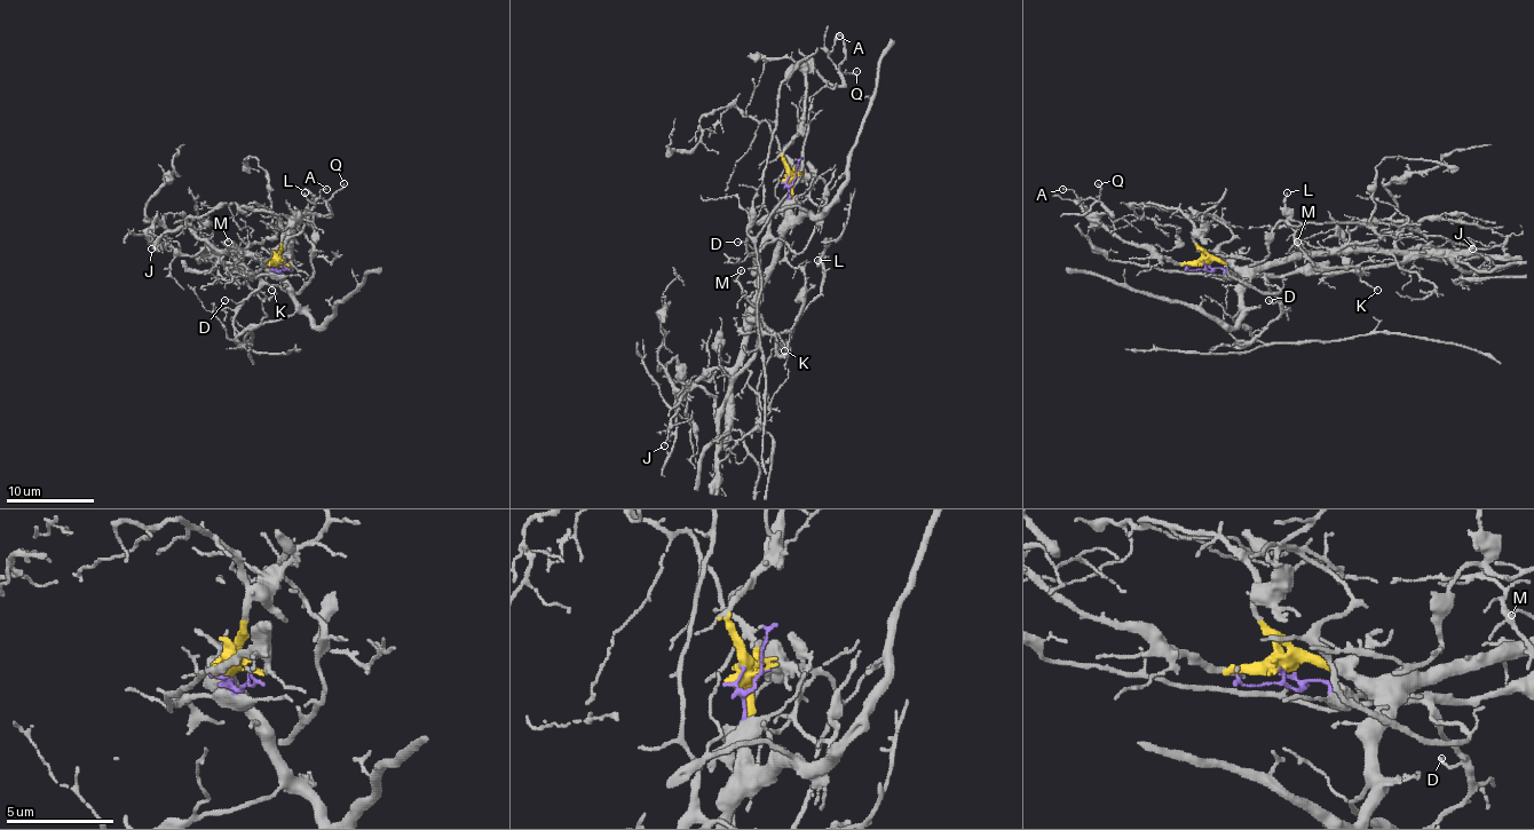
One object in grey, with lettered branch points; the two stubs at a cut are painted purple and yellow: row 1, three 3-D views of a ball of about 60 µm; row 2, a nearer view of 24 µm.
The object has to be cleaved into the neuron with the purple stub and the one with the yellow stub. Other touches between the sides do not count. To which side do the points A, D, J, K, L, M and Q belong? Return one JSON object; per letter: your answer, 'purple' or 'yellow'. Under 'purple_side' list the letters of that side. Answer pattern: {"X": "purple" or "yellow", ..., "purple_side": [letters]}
{"A": "yellow", "D": "purple", "J": "yellow", "K": "purple", "L": "yellow", "M": "yellow", "Q": "yellow", "purple_side": ["D", "K"]}

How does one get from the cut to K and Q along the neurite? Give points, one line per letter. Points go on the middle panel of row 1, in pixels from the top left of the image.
K: (798, 176), (790, 198), (772, 215), (771, 237), (759, 251), (757, 316), (761, 329), (779, 333), (785, 350)
Q: (798, 176), (790, 170), (783, 148), (803, 117), (805, 76), (816, 73), (840, 86), (843, 73), (858, 71)

